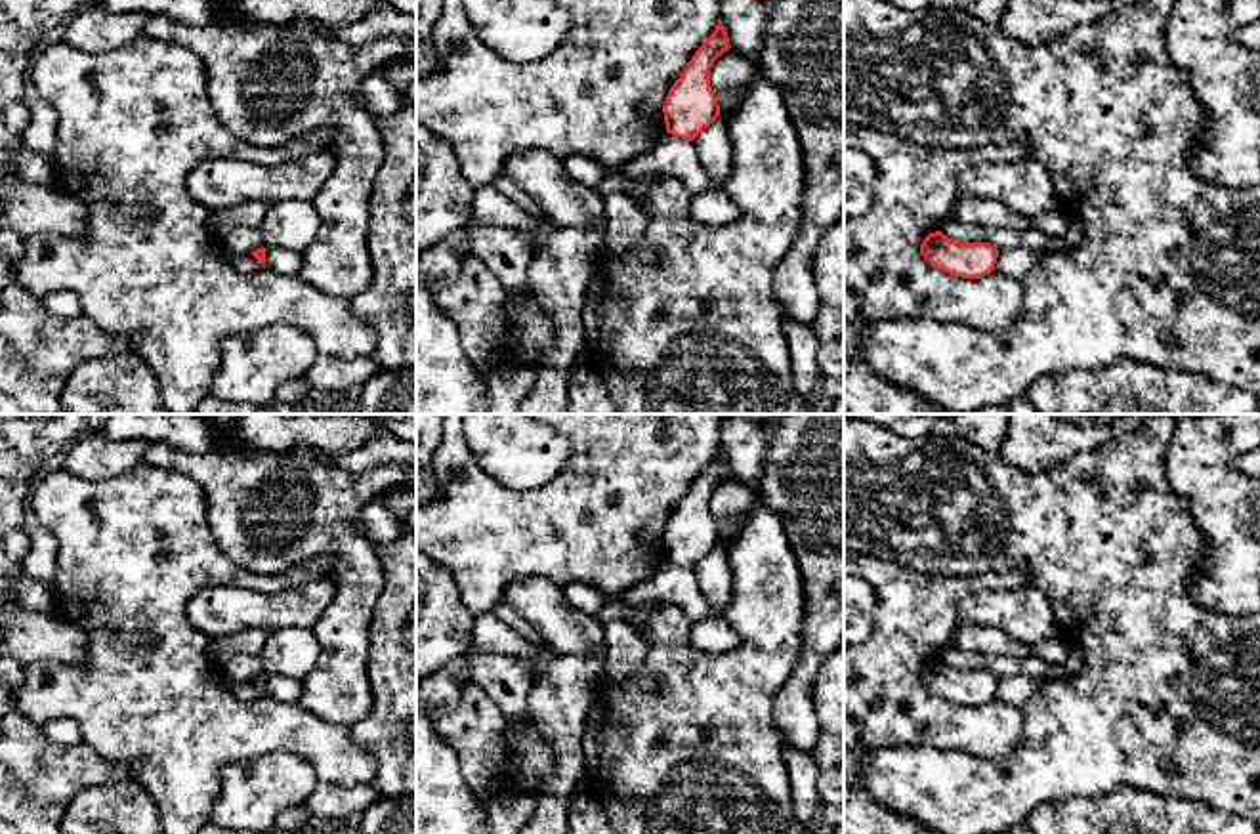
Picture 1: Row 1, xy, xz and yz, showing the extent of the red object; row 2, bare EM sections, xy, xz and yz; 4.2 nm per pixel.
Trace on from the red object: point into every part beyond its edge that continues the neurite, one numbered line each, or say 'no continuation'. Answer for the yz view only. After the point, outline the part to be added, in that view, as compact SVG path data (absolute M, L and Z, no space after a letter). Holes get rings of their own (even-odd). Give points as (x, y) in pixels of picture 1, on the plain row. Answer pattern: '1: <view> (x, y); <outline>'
no continuation

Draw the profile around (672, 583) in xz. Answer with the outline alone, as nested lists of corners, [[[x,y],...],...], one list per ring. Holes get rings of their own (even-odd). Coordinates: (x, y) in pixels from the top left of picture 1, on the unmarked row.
[[[668,559],[661,565],[653,578],[624,592],[620,599],[630,607],[647,603],[674,603],[693,622],[714,616],[714,611],[697,586],[695,571]]]

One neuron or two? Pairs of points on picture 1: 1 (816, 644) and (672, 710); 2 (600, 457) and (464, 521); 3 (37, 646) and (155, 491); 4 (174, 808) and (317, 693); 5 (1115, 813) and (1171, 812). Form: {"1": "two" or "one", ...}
{"1": "two", "2": "one", "3": "two", "4": "two", "5": "one"}

